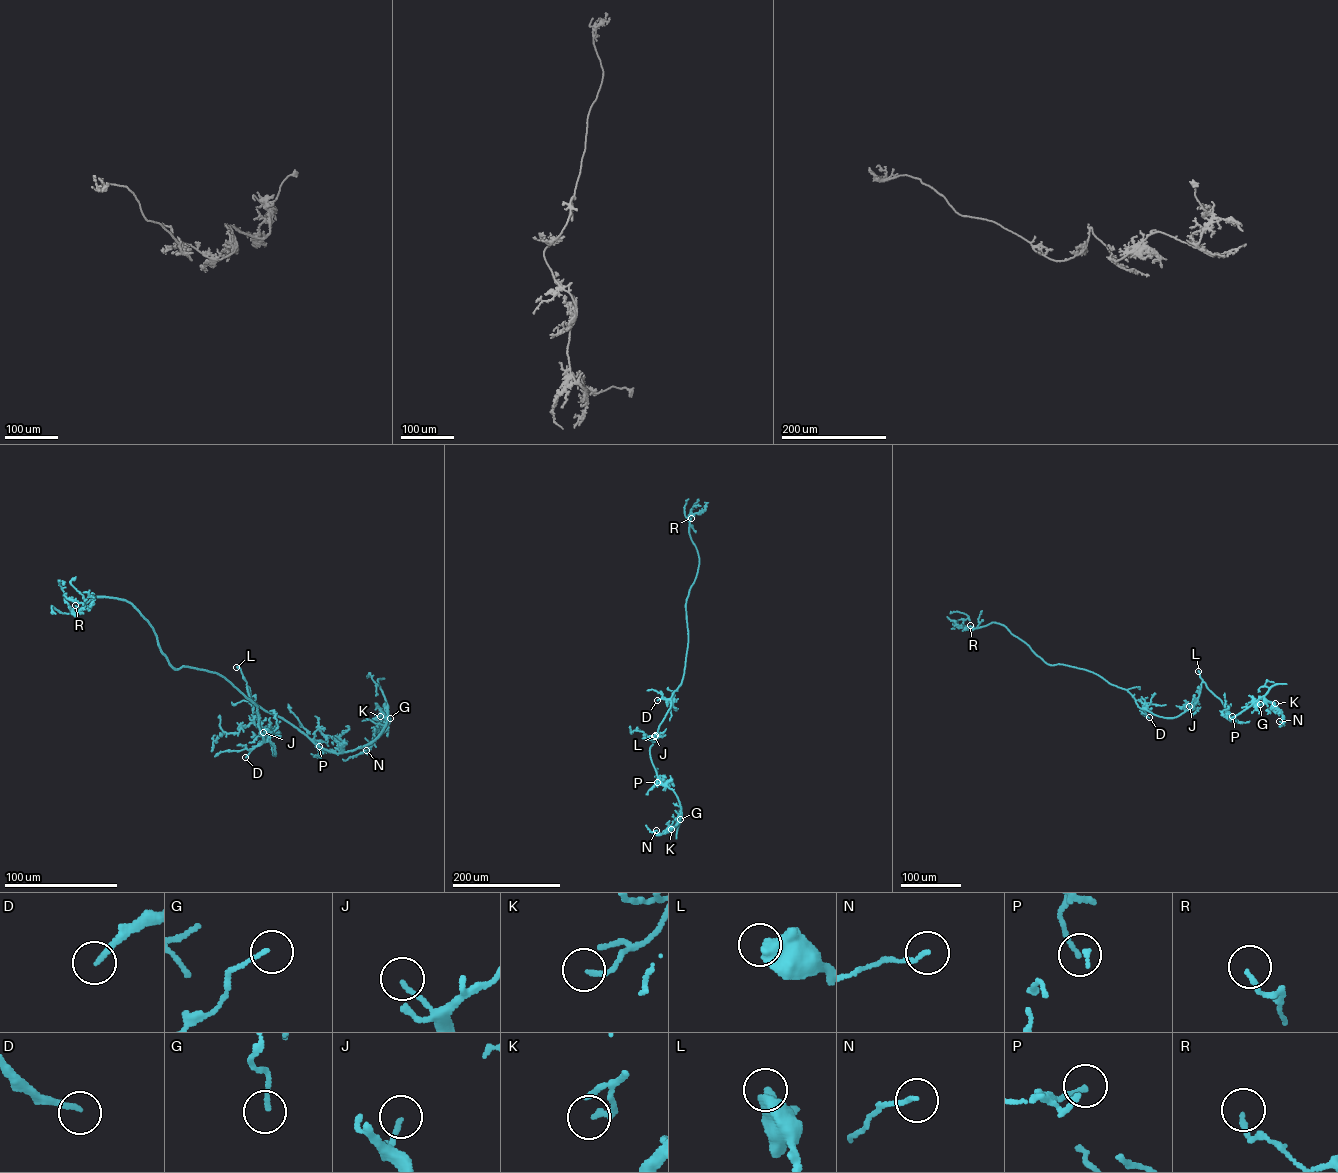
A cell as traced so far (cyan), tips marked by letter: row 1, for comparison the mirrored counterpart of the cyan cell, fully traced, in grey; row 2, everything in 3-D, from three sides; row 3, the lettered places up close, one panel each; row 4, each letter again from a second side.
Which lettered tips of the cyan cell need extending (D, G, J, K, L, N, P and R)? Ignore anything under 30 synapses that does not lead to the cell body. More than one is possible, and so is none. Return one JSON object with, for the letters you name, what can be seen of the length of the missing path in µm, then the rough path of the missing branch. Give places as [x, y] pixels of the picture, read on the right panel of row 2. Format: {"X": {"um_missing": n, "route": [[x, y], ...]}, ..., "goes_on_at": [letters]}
{"D": {"um_missing": 70}, "goes_on_at": ["D"]}

